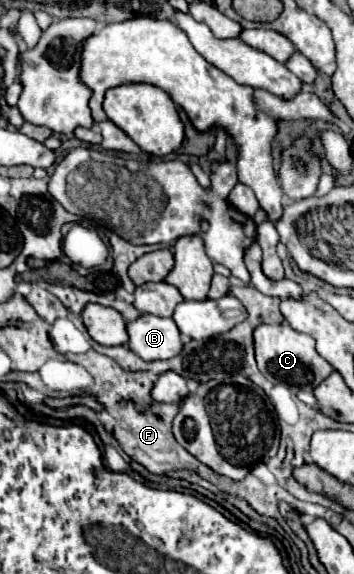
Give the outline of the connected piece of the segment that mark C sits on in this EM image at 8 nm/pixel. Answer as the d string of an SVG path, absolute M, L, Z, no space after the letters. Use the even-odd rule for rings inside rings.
M288 323L258 325L254 329L254 349L260 373L272 383L286 383L288 387L310 391L310 387L314 389L316 385L320 385L334 371L332 365L318 355L314 339L310 335L294 331Z

